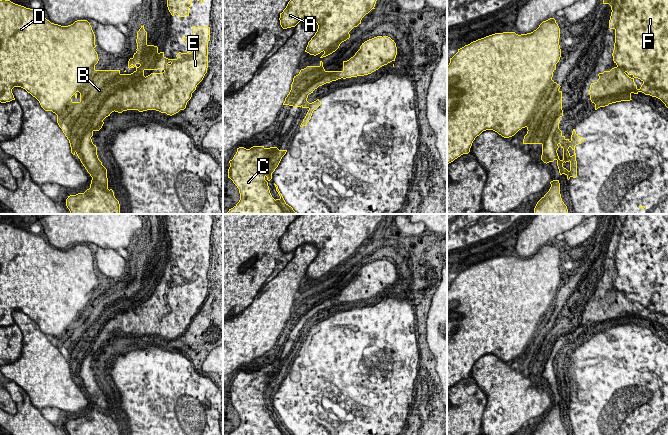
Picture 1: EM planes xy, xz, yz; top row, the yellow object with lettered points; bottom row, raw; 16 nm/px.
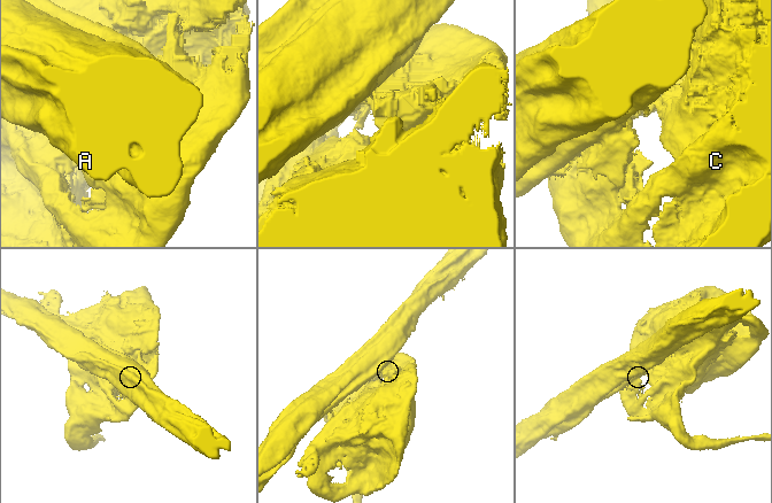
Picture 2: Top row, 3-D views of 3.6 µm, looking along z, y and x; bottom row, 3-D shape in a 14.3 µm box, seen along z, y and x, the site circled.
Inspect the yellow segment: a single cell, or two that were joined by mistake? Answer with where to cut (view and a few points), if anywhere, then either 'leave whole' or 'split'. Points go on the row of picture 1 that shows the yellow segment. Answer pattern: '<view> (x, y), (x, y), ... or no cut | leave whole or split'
xz (324, 70), (317, 75), (318, 84), (300, 96), (301, 105) | split

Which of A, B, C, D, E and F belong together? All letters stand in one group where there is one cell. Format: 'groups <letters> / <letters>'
groups A D / B C E F

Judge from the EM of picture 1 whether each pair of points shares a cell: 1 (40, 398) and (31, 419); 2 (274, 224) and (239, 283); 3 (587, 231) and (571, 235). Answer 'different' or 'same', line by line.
1: different
2: same
3: same

